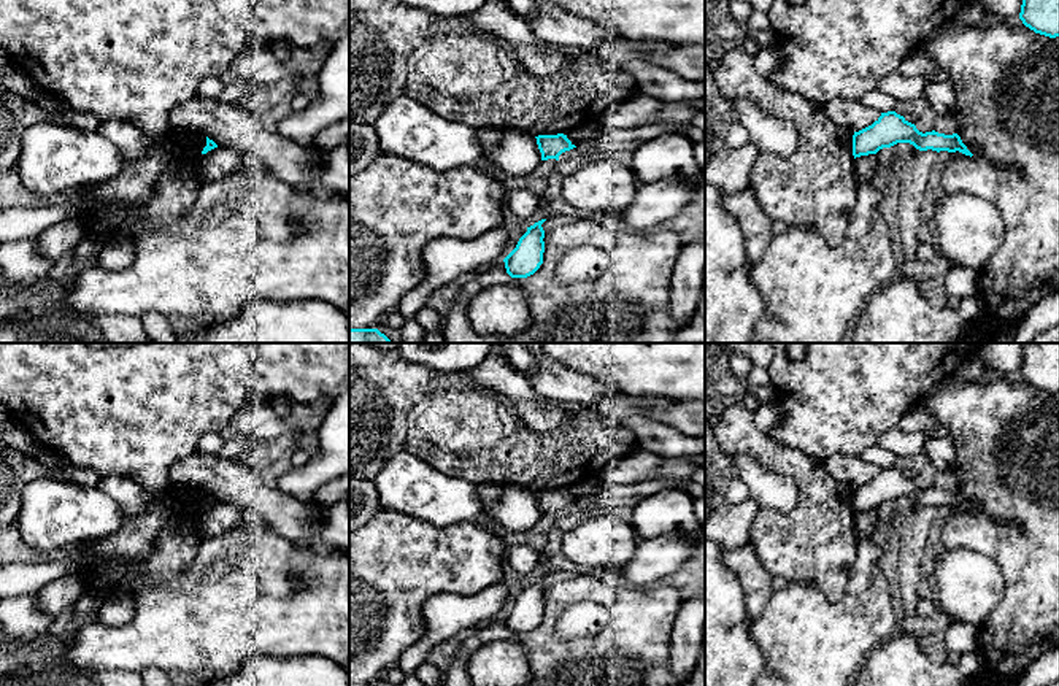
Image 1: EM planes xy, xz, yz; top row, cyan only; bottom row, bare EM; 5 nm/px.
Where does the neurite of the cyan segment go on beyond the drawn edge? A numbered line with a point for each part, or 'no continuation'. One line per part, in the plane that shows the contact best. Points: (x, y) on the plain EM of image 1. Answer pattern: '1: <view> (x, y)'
no continuation

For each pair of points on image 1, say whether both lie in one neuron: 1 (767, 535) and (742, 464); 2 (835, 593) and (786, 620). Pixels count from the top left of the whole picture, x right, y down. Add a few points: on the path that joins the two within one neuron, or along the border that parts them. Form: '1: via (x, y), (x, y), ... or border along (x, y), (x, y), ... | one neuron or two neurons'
1: border along (797, 493), (796, 504), (786, 512), (762, 508) | two neurons
2: border along (851, 569), (837, 601), (794, 580) | two neurons

